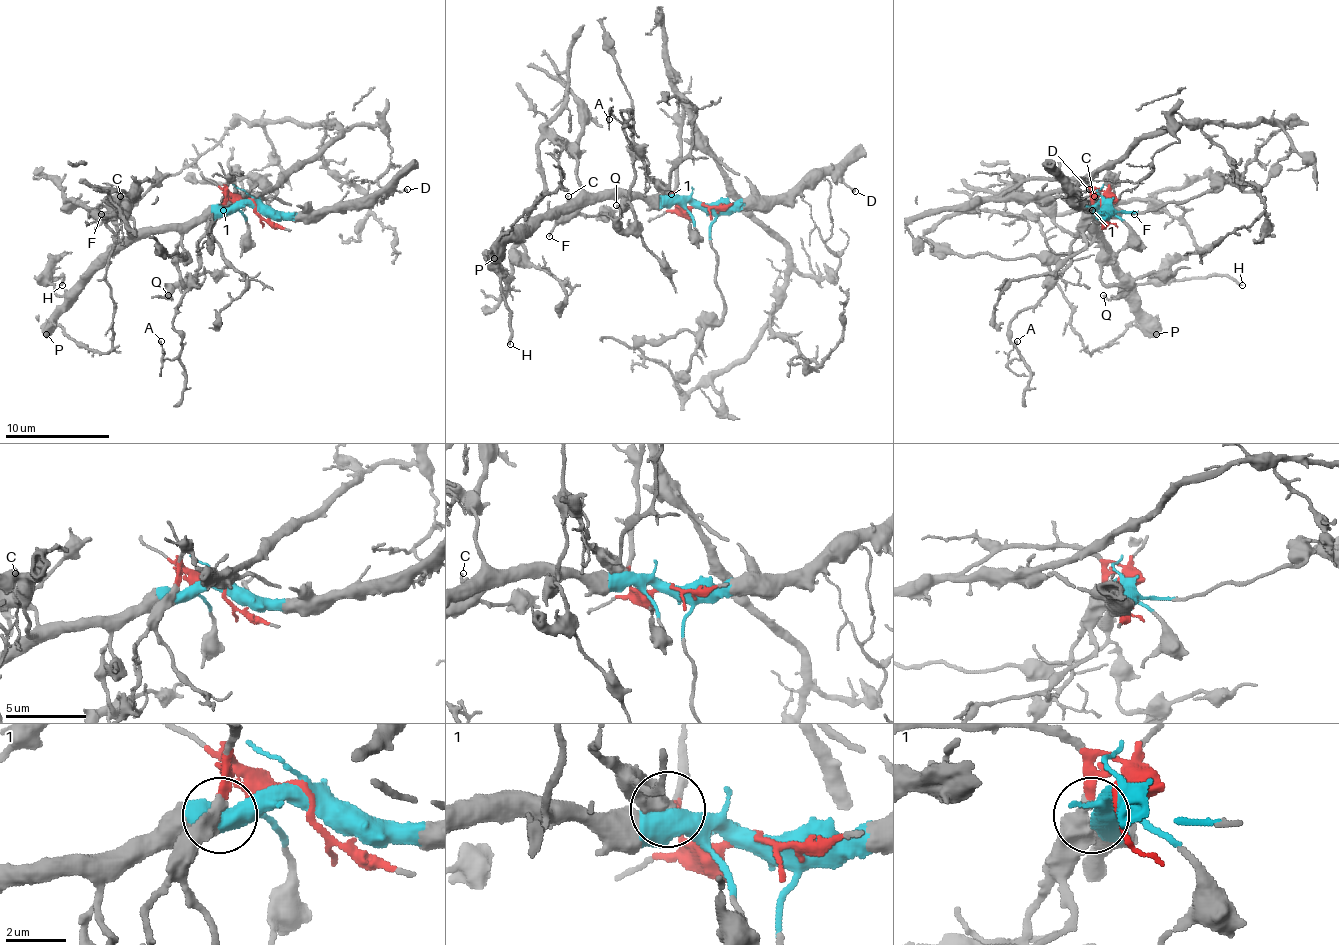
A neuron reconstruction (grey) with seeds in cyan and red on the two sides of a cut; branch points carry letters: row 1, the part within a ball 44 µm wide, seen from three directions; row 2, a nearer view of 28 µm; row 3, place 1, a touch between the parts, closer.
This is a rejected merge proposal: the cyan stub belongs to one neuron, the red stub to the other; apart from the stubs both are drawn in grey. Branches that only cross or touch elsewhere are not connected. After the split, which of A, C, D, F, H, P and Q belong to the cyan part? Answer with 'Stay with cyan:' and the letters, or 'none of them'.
Stay with cyan: C, D, F, H, P, Q

